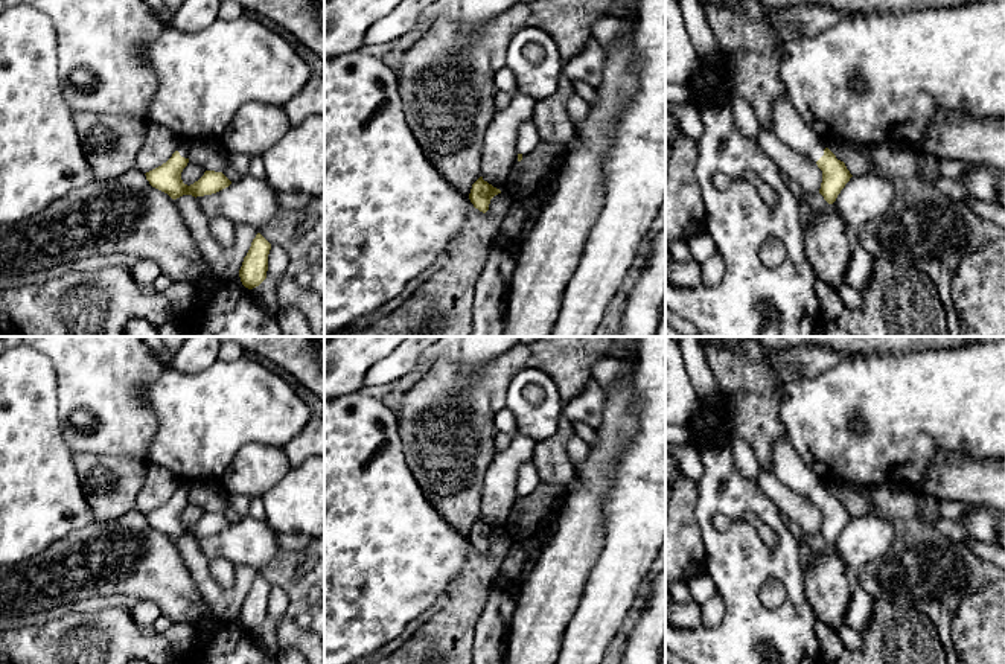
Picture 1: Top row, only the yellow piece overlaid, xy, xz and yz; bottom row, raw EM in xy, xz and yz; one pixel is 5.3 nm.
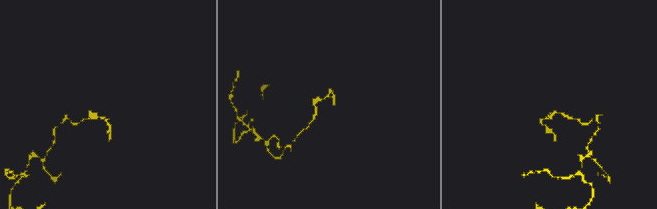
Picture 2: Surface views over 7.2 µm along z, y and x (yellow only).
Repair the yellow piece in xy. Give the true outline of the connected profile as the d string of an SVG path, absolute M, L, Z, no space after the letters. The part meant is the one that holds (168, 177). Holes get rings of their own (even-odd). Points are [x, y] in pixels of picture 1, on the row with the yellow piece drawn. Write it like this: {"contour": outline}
{"contour": "M183 139L172 157L161 166L146 172L146 180L149 184L164 193L172 200L183 195L204 196L216 193L231 184L231 181L222 174L215 171L206 171L204 175L187 186L181 180L181 172L189 163L189 146L192 140Z"}

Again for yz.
{"contour": "M780 96L775 101L774 134L792 149L813 160L822 171L819 193L828 204L833 204L853 177L845 163L825 146L822 140L799 116L789 96Z"}

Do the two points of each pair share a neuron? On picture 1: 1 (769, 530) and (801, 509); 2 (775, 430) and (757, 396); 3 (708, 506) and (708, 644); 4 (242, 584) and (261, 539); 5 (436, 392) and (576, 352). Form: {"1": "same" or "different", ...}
{"1": "different", "2": "same", "3": "same", "4": "different", "5": "same"}

